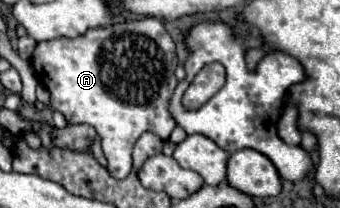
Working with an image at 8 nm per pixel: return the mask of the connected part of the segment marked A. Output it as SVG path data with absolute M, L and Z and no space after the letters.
M141 18L95 28L75 40L57 38L39 42L31 56L31 66L41 84L45 84L49 90L53 110L59 110L69 124L89 124L97 130L107 158L107 170L113 178L127 178L131 172L133 144L145 130L157 134L161 140L167 140L175 128L175 120L167 110L167 98L177 86L177 78L173 74L177 66L177 54L171 36L157 18Z

